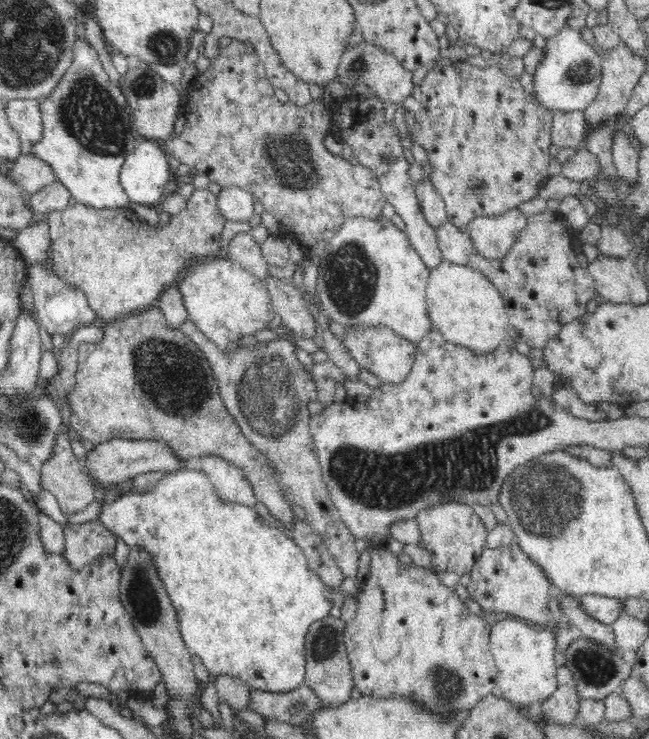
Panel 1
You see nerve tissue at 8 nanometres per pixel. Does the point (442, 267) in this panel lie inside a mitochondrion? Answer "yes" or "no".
no

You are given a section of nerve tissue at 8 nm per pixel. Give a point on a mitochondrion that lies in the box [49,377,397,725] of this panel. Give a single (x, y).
(141, 596)

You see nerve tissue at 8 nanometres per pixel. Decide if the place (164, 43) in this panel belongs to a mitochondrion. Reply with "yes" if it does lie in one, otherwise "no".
yes

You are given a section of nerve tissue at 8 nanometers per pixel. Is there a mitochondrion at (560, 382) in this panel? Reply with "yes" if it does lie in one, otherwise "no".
no

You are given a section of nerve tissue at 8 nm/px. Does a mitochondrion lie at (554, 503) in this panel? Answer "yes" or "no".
yes

